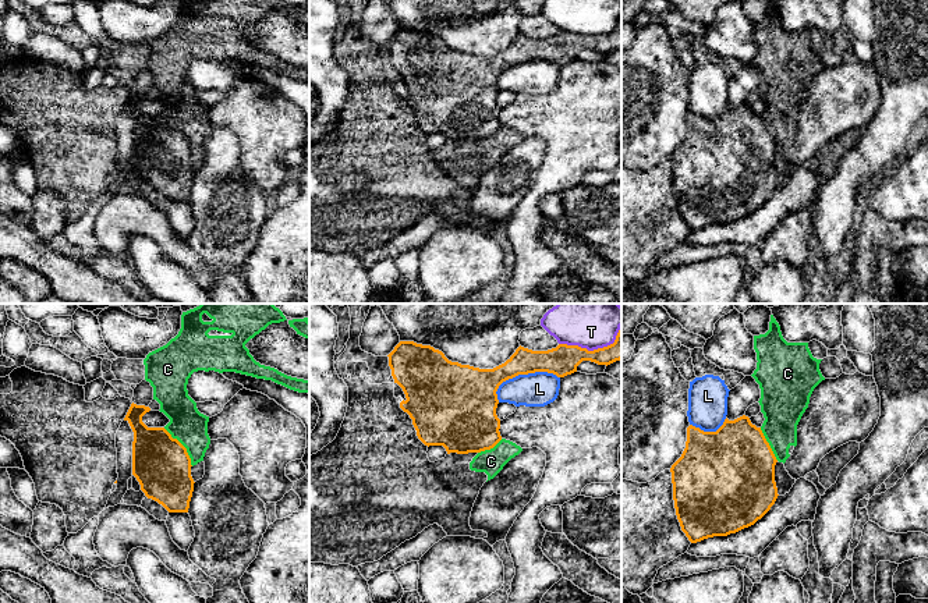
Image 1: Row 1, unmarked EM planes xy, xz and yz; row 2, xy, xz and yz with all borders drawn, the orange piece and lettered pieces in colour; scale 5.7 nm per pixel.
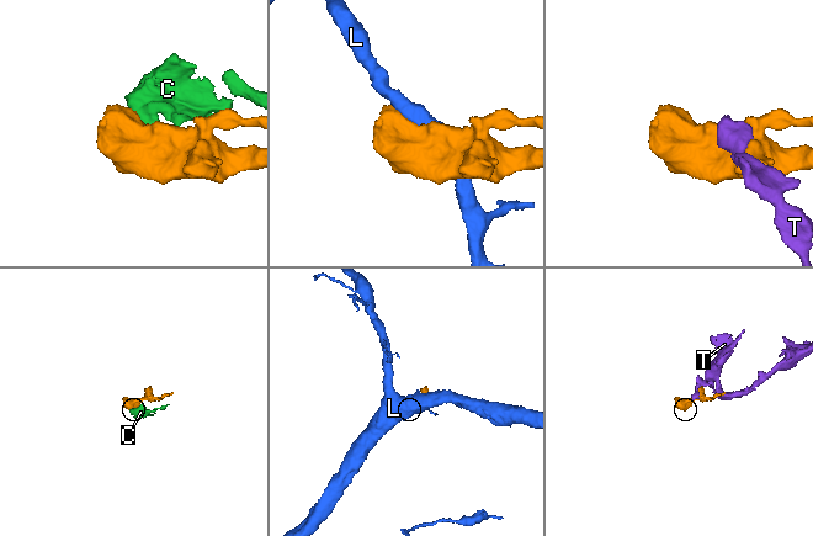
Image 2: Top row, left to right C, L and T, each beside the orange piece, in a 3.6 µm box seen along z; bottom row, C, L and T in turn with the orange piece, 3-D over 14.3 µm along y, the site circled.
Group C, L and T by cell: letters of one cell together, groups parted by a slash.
C / L / T

